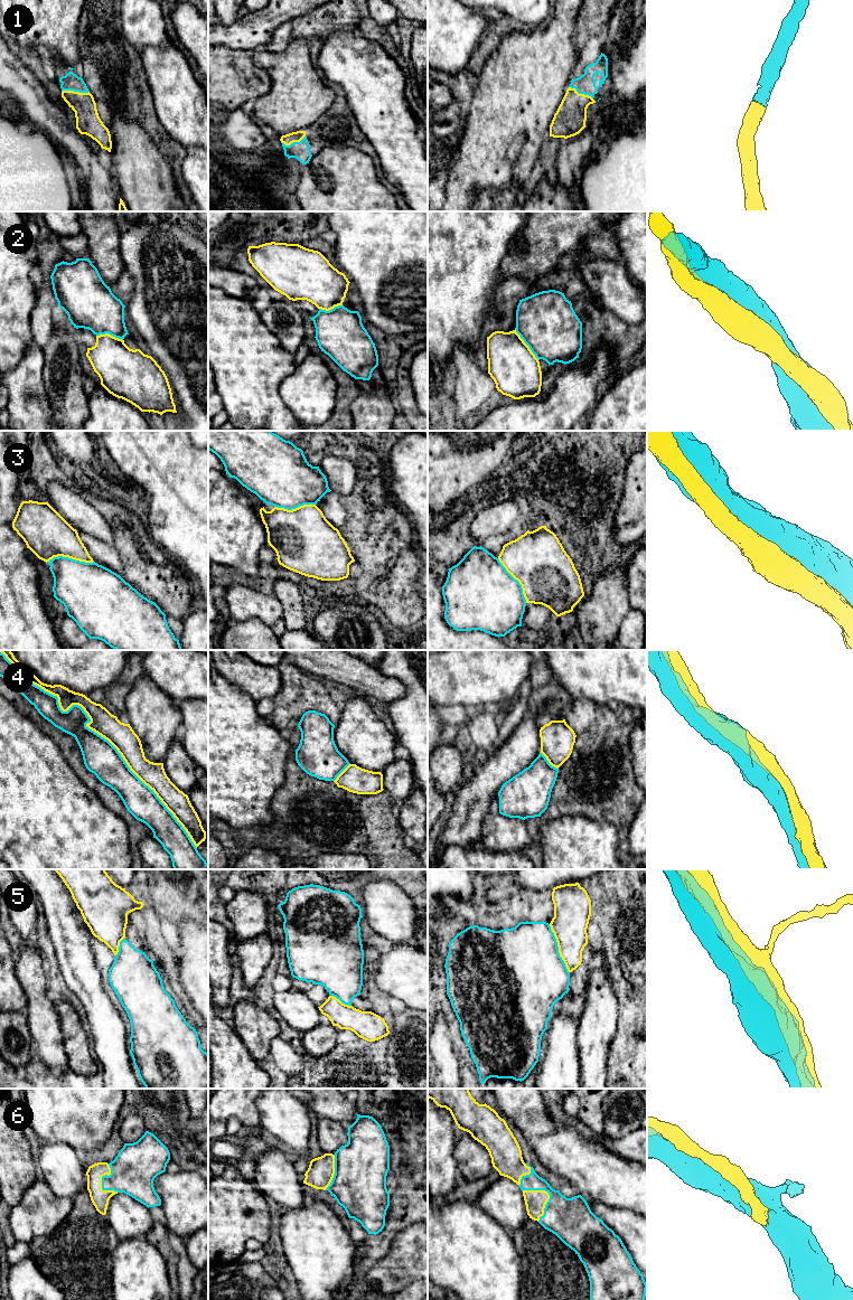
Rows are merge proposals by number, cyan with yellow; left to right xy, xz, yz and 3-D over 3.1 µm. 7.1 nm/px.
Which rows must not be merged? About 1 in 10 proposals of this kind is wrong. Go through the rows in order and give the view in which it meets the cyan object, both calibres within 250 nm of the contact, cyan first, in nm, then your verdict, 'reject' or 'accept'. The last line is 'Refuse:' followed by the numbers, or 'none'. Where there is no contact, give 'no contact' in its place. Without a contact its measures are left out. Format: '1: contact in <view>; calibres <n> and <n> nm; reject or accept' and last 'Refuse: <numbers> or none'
1: contact in xy; calibres 130 and 180 nm; accept
2: contact in yz; calibres 420 and 340 nm; accept
3: contact in xy; calibres 380 and 320 nm; accept
4: contact in xy; calibres 240 and 180 nm; accept
5: contact in yz; calibres 500 and 260 nm; accept
6: contact in yz; calibres 320 and 160 nm; accept
Refuse: none

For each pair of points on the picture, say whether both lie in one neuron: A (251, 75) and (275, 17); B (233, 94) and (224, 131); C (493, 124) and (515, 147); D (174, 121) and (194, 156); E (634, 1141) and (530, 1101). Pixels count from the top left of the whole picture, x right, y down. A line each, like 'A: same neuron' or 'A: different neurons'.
A: different neurons
B: different neurons
C: different neurons
D: different neurons
E: different neurons

